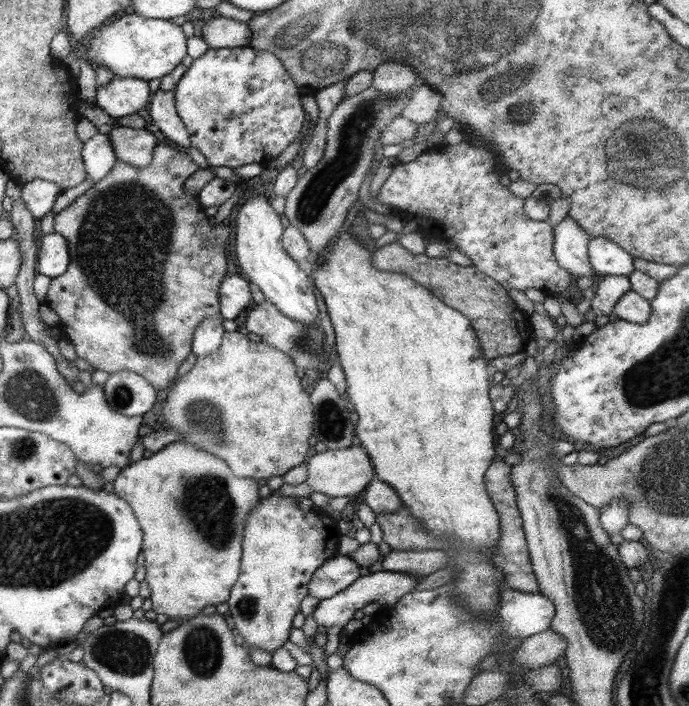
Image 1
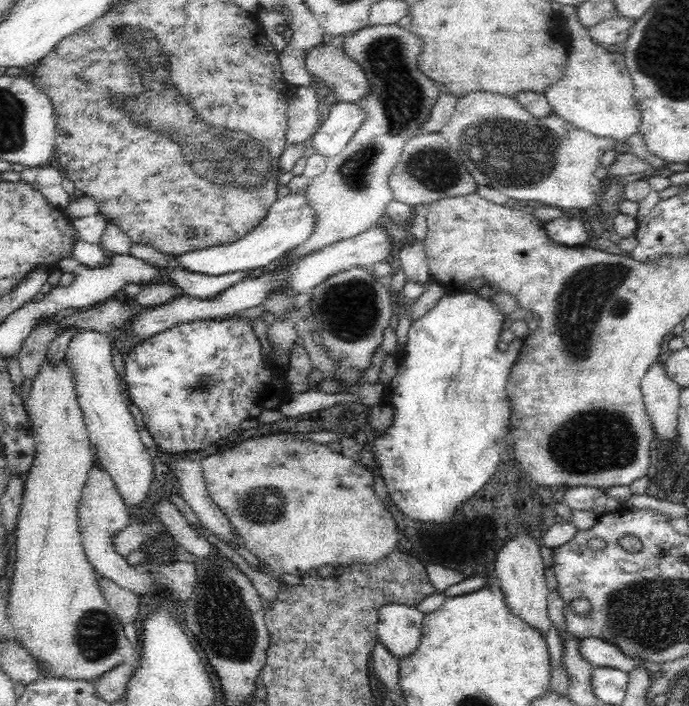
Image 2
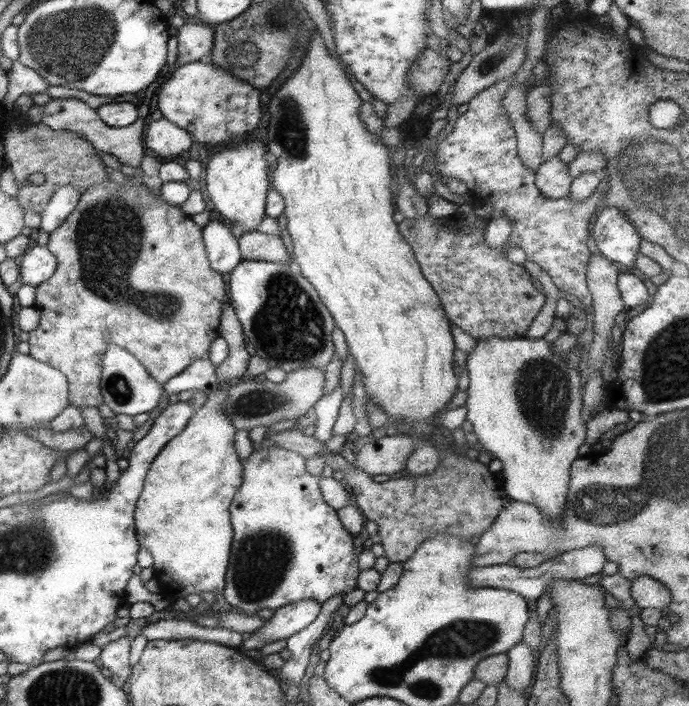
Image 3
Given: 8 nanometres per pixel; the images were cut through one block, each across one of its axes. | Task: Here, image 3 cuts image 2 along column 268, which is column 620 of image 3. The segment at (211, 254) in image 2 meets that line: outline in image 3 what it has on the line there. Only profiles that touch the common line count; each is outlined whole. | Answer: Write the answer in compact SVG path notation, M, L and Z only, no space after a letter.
M617 207L599 211L592 227L592 238L597 250L611 262L632 266L639 254L639 233L631 221Z

